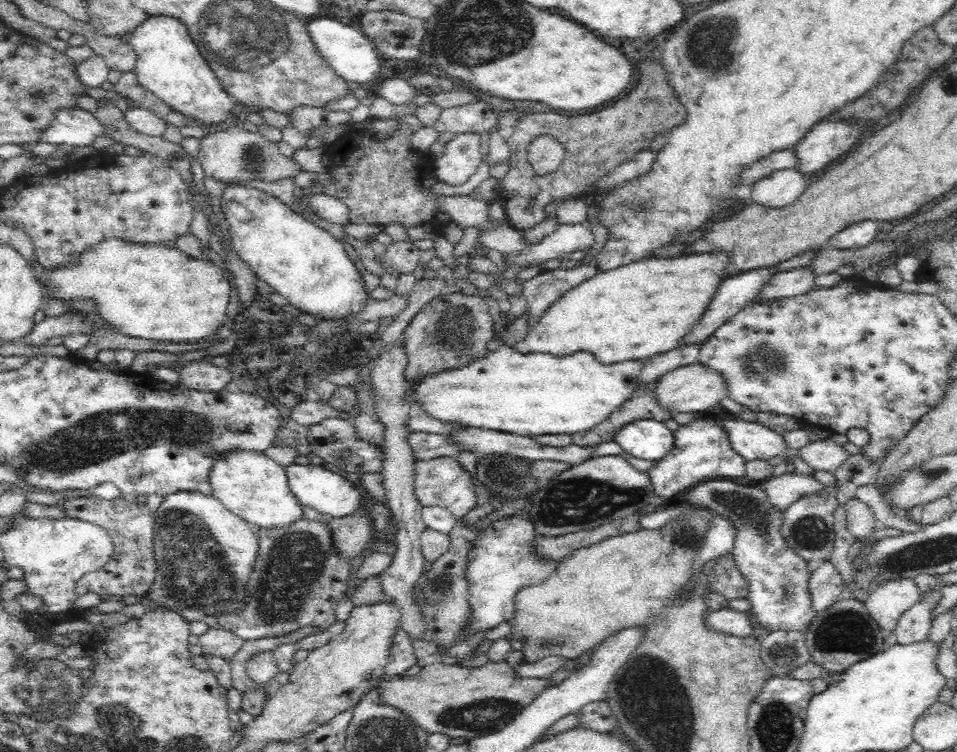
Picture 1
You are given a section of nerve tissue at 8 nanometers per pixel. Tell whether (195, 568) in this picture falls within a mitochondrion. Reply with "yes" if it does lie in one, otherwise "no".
yes

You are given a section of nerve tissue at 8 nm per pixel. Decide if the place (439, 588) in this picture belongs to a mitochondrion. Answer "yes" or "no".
yes

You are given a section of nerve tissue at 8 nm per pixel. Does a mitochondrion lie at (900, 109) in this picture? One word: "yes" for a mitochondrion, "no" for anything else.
no

